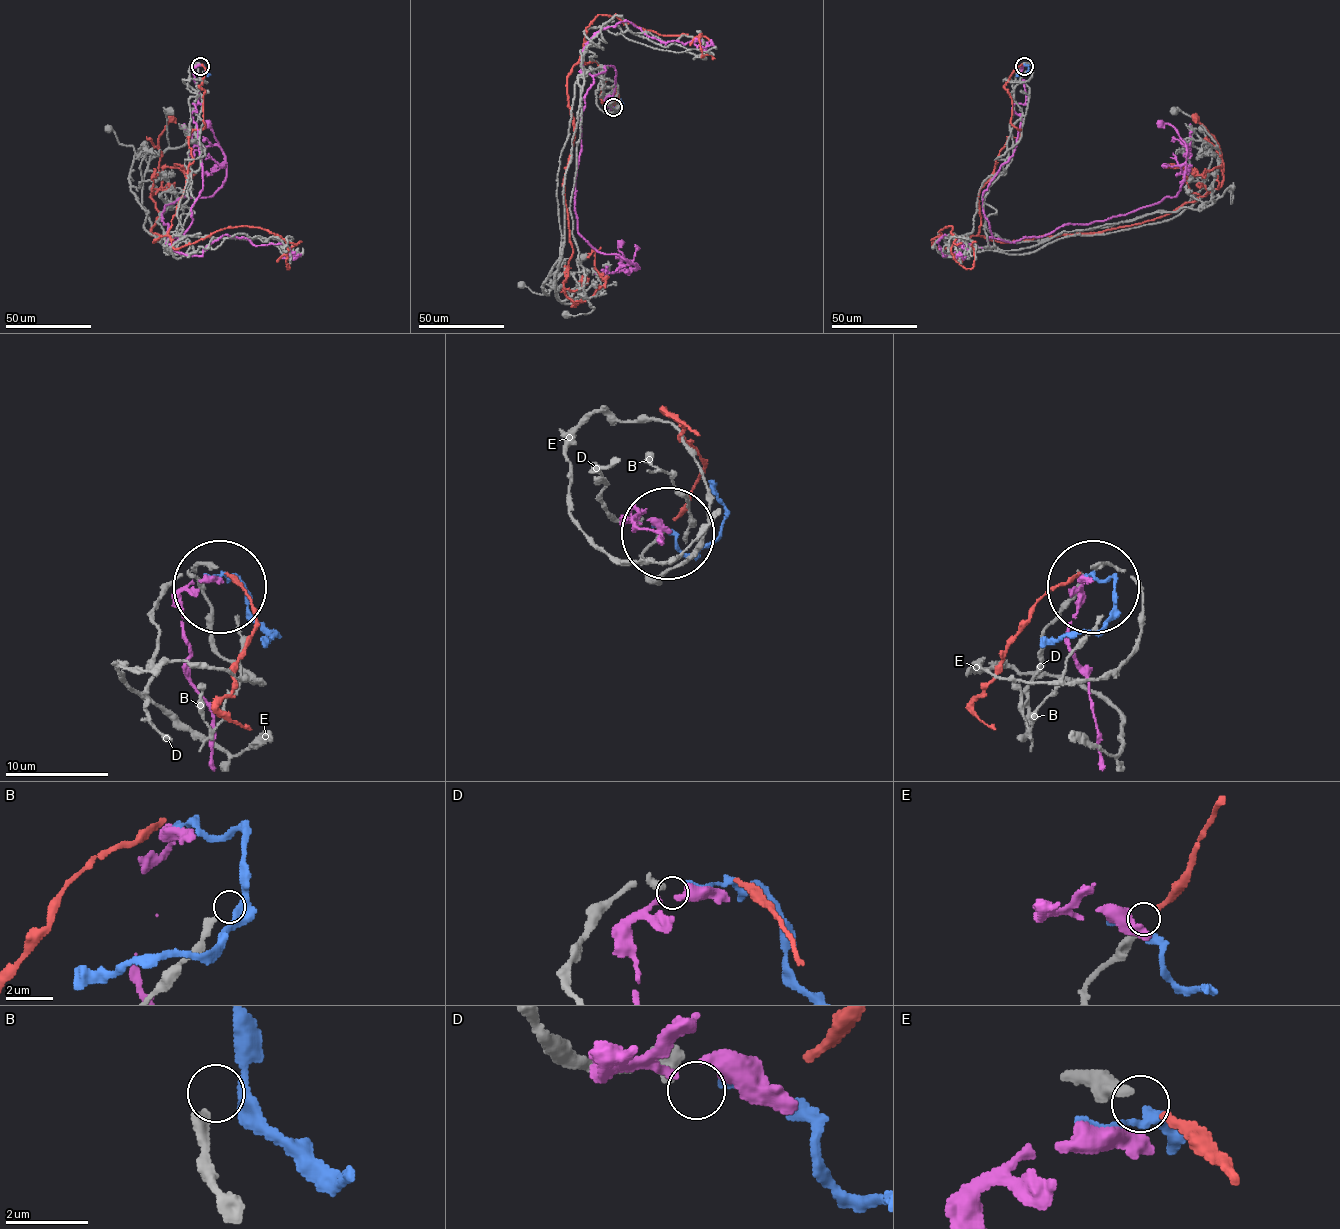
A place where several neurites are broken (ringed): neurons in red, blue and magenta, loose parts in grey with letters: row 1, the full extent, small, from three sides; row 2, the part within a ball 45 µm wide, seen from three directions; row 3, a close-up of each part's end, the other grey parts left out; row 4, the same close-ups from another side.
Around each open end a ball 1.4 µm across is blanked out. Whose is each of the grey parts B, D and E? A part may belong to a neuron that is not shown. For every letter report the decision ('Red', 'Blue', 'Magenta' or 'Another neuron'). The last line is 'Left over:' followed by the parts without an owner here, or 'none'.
B: Another neuron
D: Blue
E: Another neuron
Left over: B, E

